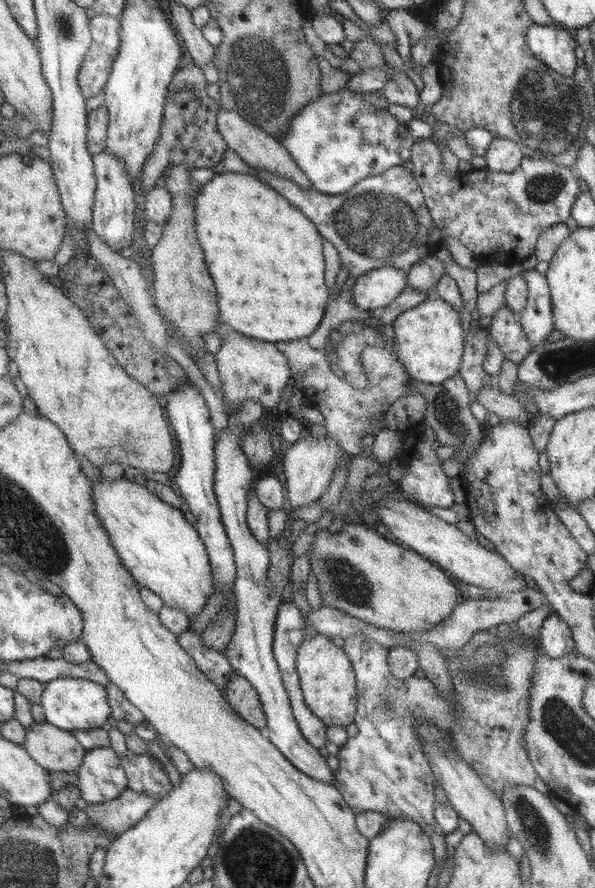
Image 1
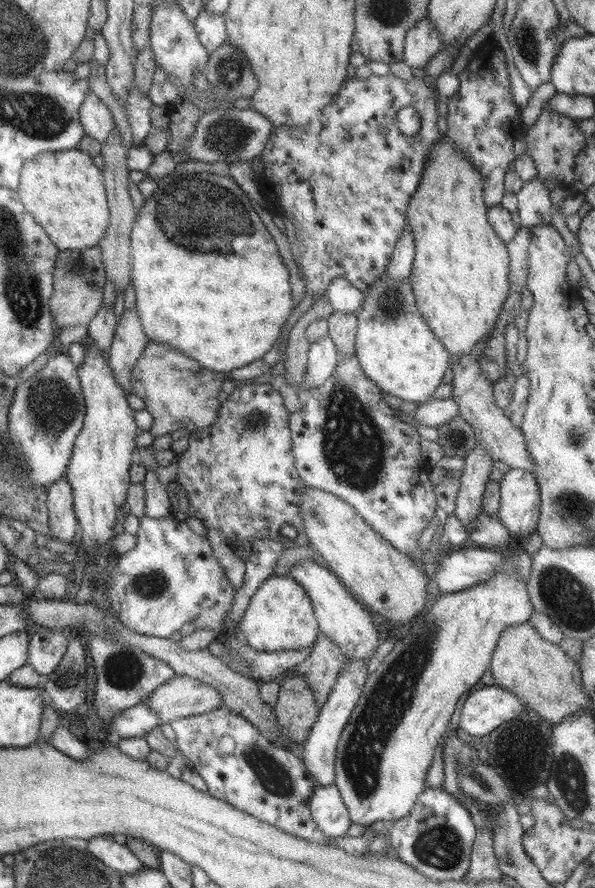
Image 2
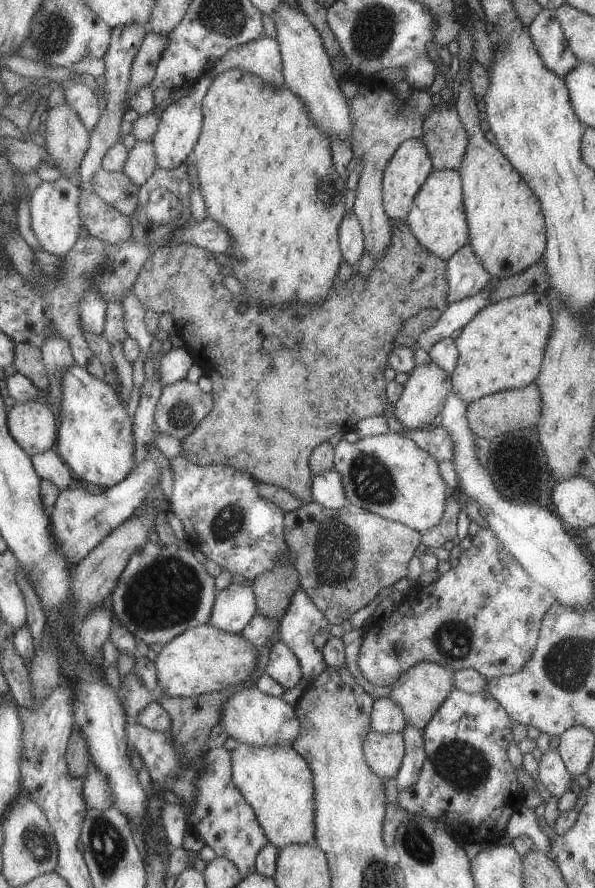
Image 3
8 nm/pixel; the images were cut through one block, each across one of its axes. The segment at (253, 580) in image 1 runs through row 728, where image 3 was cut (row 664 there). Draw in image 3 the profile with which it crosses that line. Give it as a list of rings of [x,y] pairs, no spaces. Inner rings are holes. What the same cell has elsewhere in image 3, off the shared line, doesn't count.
[[[275,641],[268,650],[264,673],[278,682],[284,689],[297,686],[301,680],[297,657],[283,641]]]

